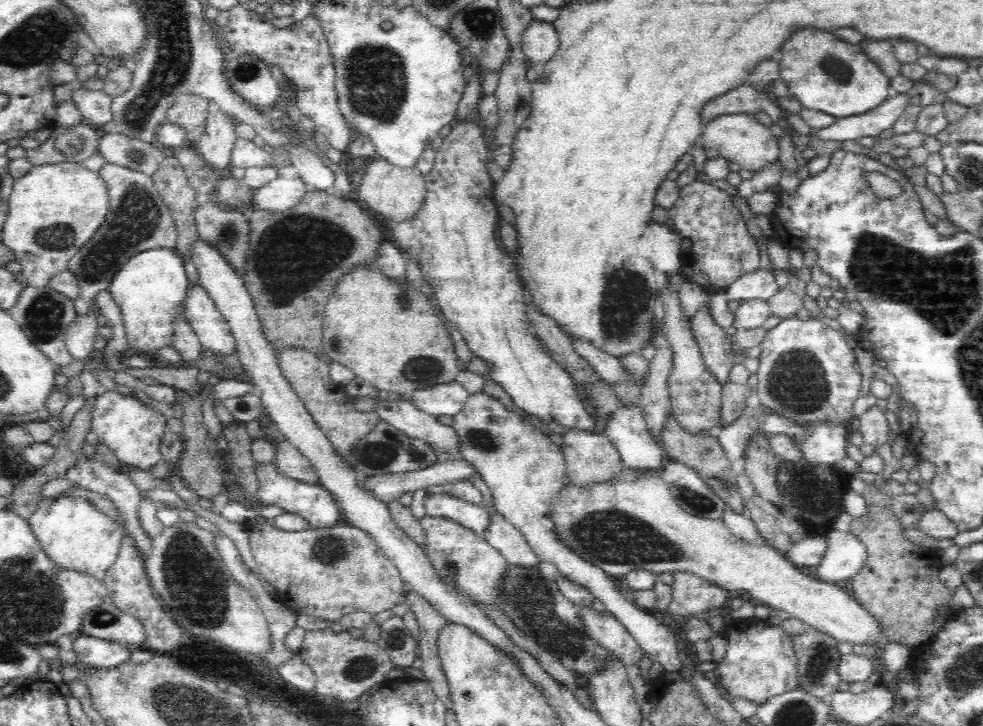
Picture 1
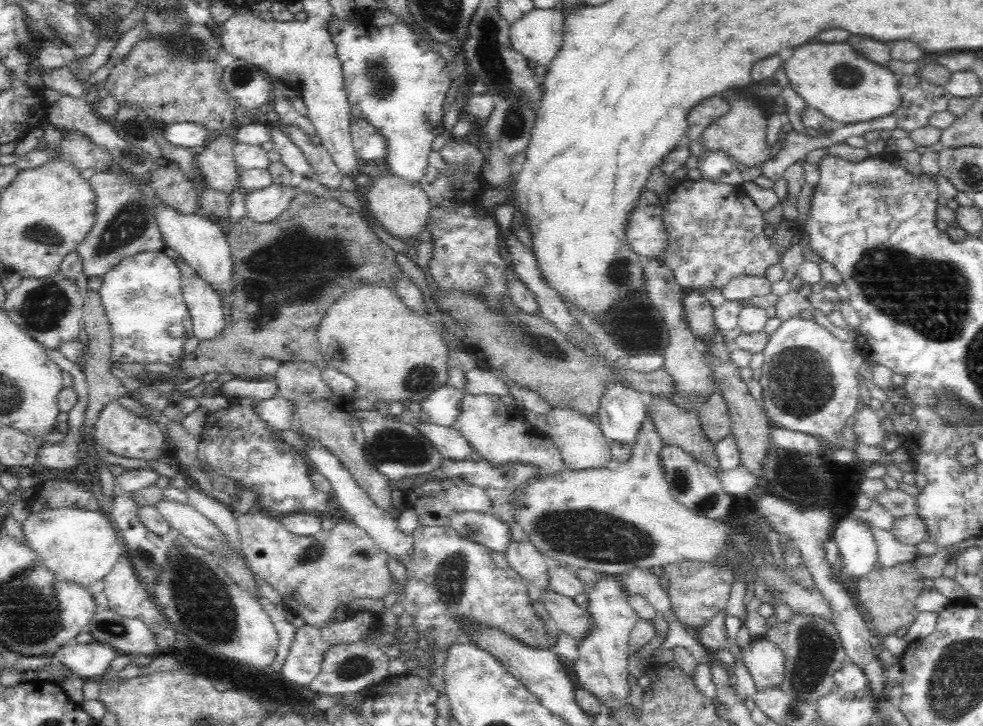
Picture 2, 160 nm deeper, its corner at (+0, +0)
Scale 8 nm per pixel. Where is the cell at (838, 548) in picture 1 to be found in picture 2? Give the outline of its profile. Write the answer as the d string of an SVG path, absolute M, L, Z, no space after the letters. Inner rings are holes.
M853 513L837 522L832 540L840 551L842 570L862 578L877 565L877 543L872 526Z

